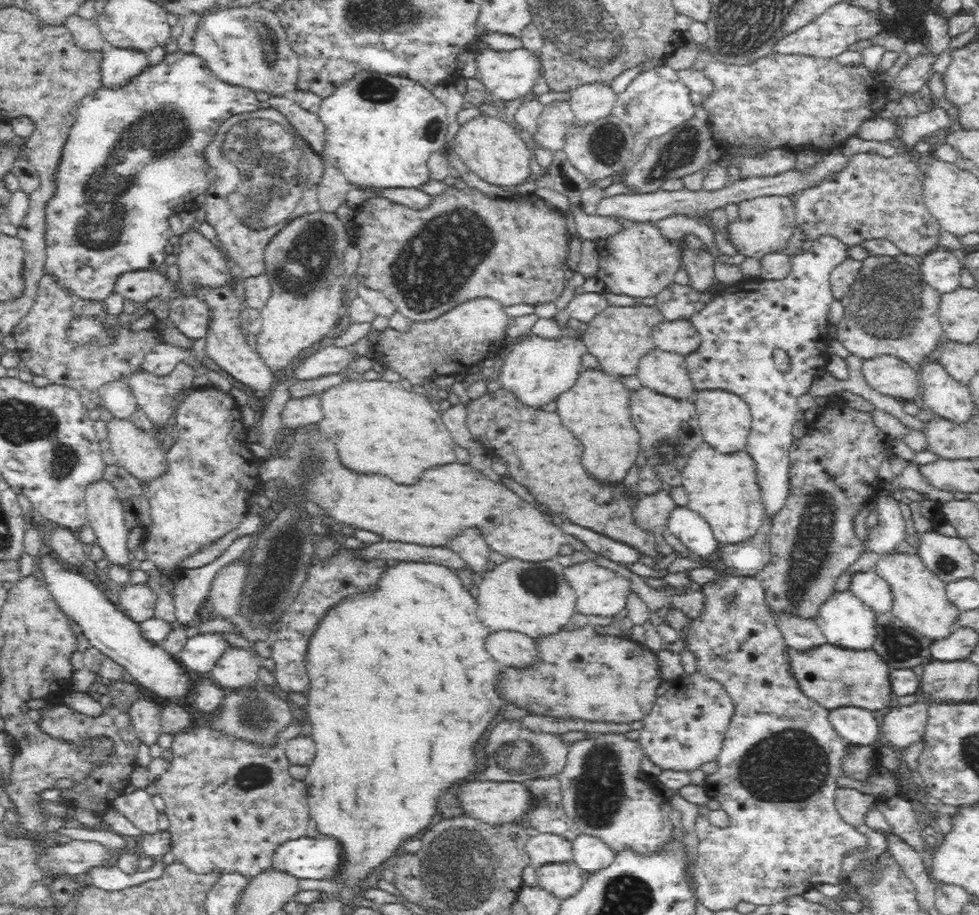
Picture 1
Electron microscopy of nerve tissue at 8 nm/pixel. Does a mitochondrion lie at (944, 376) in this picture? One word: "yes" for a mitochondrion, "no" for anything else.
no

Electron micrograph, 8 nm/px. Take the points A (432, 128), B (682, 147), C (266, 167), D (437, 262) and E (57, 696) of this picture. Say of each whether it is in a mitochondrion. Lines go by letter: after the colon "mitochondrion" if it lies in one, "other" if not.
A: mitochondrion
B: mitochondrion
C: mitochondrion
D: mitochondrion
E: other

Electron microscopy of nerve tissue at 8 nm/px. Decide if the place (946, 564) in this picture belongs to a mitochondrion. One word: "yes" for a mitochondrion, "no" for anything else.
yes

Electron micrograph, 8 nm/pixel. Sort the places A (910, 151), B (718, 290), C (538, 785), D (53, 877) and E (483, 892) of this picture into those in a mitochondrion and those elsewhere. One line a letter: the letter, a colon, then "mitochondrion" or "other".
A: other
B: other
C: mitochondrion
D: other
E: mitochondrion

